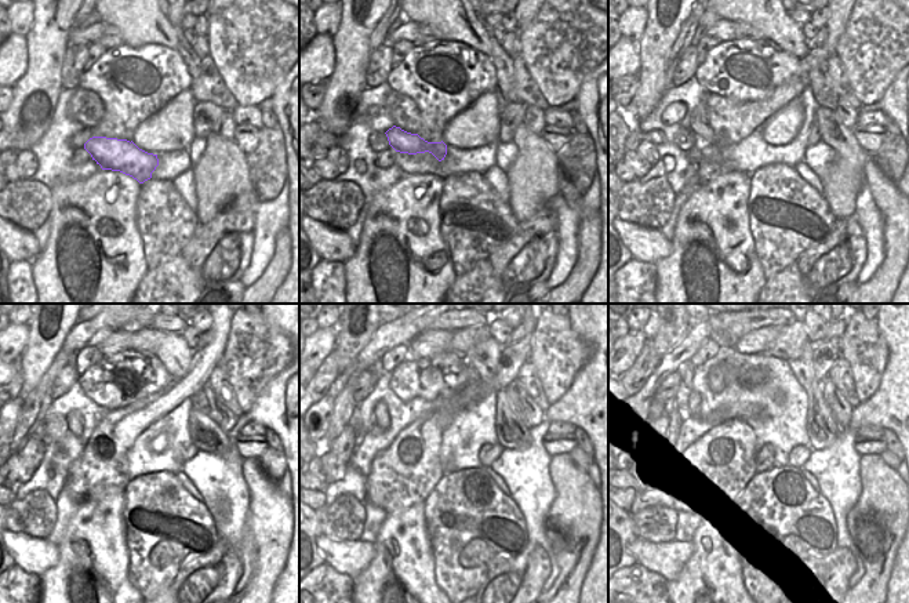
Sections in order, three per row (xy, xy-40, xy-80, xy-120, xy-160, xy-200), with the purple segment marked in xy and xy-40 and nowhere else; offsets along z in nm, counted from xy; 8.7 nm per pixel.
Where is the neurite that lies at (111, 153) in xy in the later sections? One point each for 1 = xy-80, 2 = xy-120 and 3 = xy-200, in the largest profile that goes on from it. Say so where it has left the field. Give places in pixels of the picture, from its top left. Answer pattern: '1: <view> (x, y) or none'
1: xy-80 (704, 134)
2: xy-120 (75, 421)
3: xy-200 (694, 398)

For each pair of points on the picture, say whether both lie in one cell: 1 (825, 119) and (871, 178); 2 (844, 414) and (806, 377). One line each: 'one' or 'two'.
1: two
2: two

